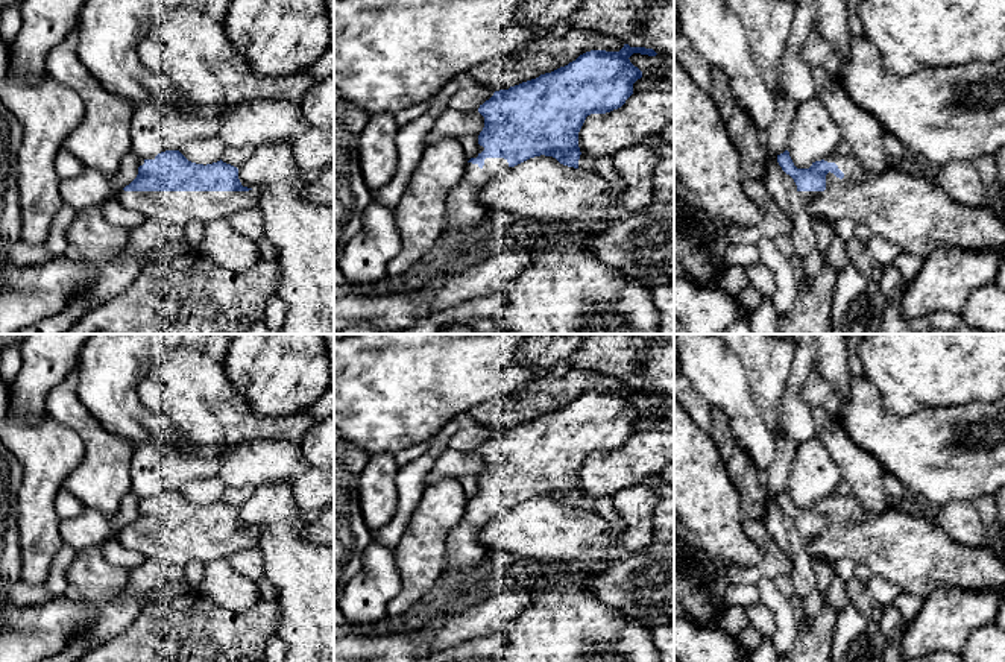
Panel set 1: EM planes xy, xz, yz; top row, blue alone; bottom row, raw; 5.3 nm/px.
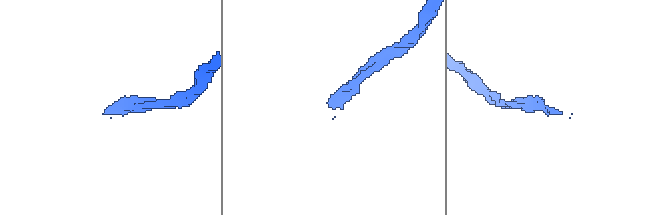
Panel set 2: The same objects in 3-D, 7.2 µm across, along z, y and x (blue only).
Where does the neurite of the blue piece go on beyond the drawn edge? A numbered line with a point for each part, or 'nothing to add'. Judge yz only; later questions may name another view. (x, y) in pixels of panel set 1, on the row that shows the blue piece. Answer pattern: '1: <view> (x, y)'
1: yz (916, 214)

